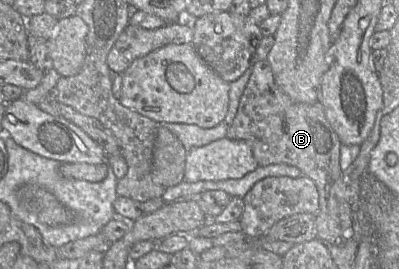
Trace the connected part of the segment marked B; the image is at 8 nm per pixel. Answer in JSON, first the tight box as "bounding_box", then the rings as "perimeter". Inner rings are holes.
{"bounding_box":[227,60,372,246],"perimeter":[[[268,60],[252,64],[253,72],[240,98],[237,114],[229,125],[227,137],[245,141],[252,148],[259,166],[286,163],[298,167],[303,175],[310,177],[318,190],[319,210],[316,214],[317,238],[327,246],[343,246],[372,237],[372,225],[361,206],[359,180],[352,179],[352,168],[342,170],[340,166],[341,140],[326,117],[321,102],[313,104],[296,103],[284,93],[275,81]]]}

